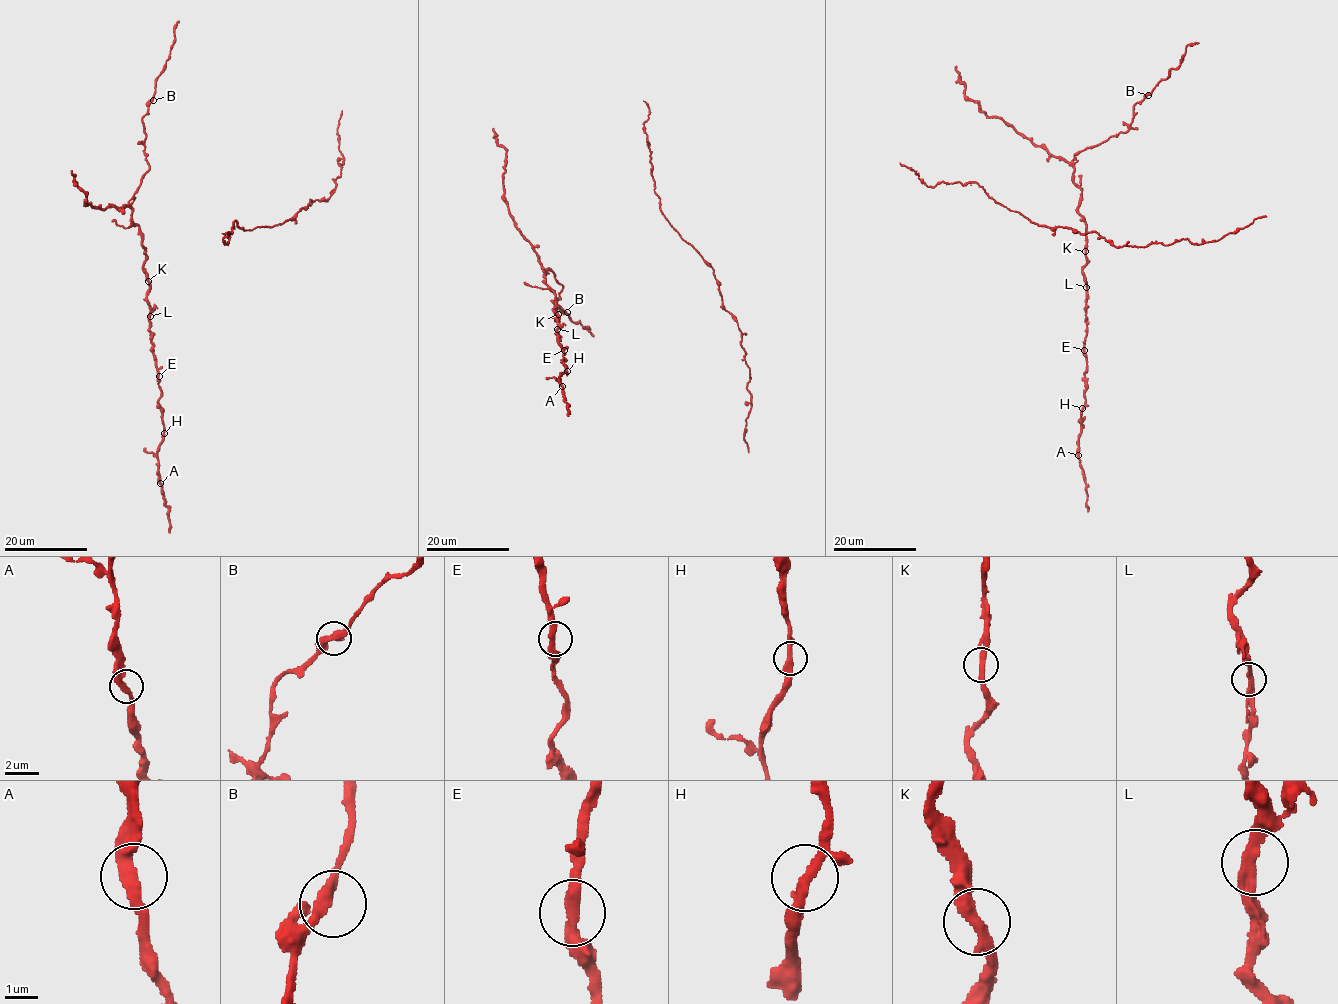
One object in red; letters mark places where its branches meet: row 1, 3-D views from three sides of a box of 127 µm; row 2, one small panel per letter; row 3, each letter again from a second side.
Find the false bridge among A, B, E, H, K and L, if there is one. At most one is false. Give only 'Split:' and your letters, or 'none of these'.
Split: L

